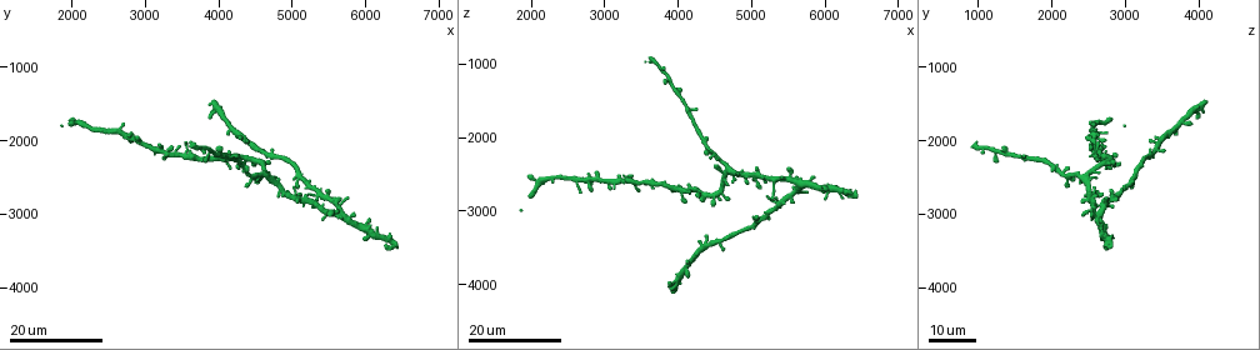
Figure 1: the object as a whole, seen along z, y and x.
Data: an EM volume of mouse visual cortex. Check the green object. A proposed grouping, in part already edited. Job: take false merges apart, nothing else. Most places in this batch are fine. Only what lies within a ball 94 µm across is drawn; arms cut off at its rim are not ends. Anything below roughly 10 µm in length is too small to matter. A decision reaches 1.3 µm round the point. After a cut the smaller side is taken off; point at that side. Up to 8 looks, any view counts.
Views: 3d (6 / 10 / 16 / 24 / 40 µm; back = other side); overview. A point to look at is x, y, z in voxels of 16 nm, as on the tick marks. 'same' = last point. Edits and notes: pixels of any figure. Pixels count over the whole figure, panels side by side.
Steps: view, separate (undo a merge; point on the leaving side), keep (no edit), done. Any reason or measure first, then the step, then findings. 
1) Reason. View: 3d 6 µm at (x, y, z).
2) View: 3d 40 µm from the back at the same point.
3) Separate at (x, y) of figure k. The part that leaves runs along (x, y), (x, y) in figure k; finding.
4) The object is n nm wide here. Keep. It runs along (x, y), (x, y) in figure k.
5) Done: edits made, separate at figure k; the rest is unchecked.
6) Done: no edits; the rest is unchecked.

View: 3d 24 µm at (4700, 2500, 2400).

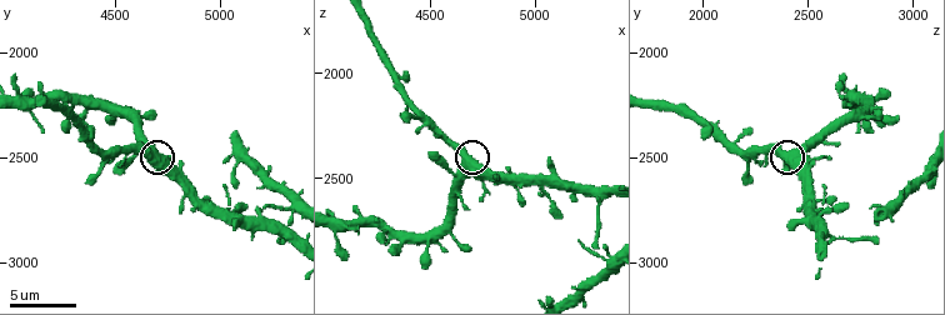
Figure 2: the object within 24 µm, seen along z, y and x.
View: 3d 10 µm at (4660, 2470, 2400).

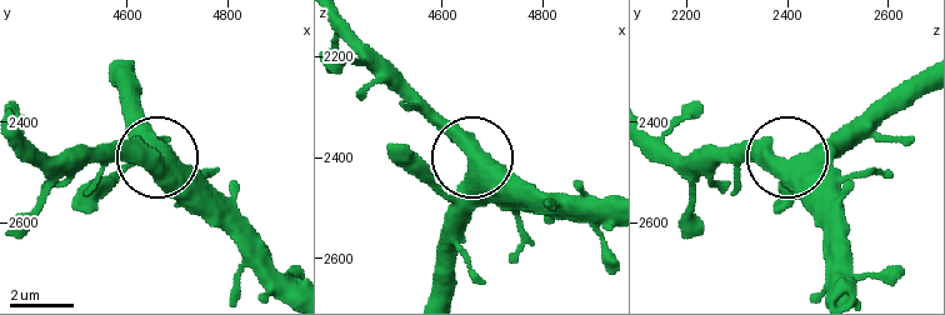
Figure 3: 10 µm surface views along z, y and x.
Keep. It runs along (849, 249), (839, 219), (793, 163), (776, 155), (723, 155) in figure 3; one cell here.

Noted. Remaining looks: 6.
Thin neck. View: 3d 24 µm at (4450, 2100, 3400).

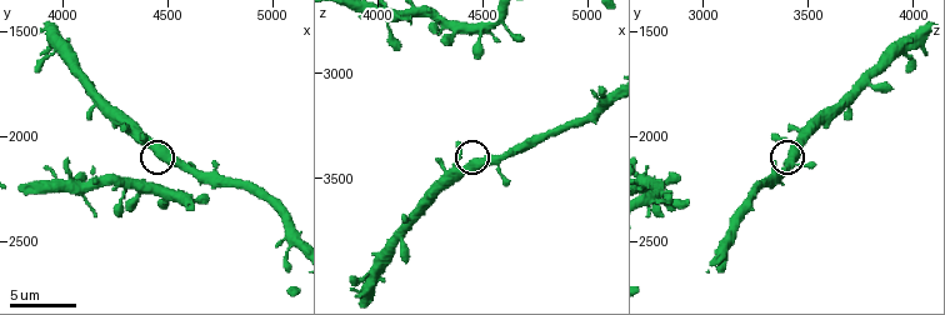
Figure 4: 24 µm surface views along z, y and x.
View: 3d 10 µm at (4490, 2110, 3420).

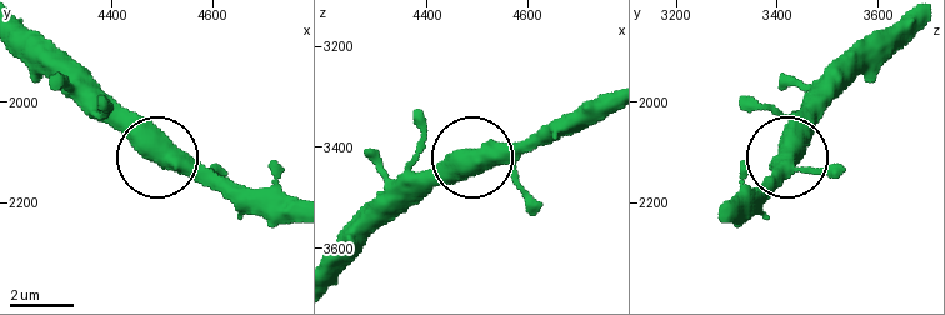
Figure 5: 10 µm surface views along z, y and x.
Keep. It runs along (609, 93), (529, 135), (456, 160), (403, 211) in figure 5; continuous, no second cell.

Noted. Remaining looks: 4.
Narrows sharply. View: 3d 16 µm at (4310, 2340, 1970).

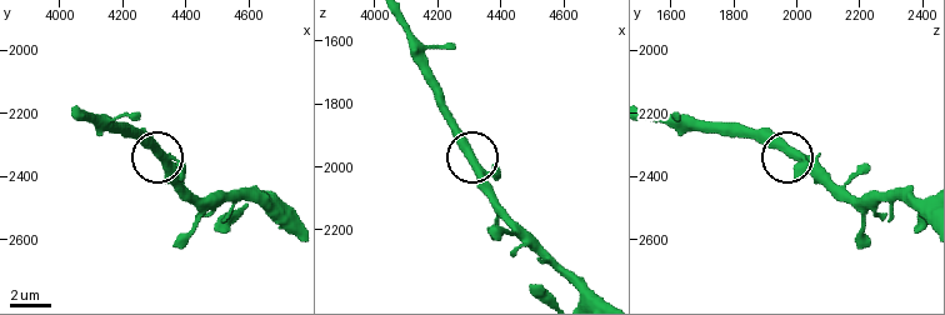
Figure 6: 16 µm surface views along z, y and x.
View: 3d 16 µm from the back at (4310, 2320, 1970).

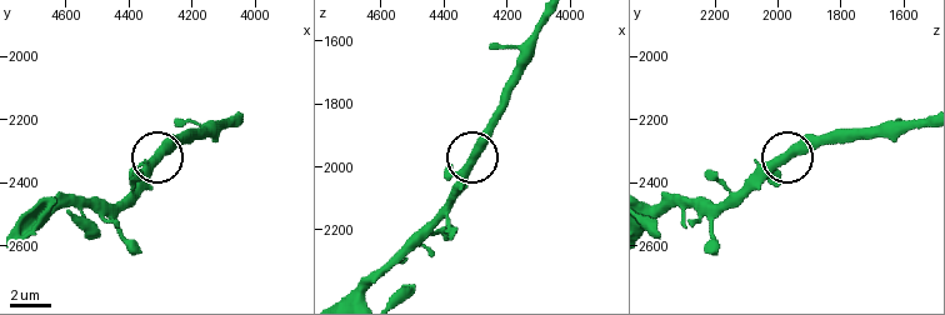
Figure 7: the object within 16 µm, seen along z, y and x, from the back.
Keep. It runs along (25, 240), (65, 206), (120, 198), (179, 134) in figure 7; all the same cell.

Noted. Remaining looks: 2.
View: 3d 6 µm at (4870, 2690, 2480).

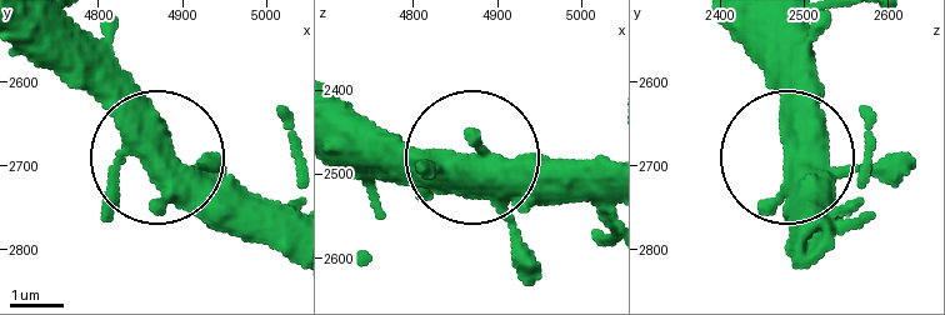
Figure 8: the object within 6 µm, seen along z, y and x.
Keep. It runs along (461, 189), (461, 154), (345, 154) in figure 8; one cell here.

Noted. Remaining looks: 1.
Done: no edits; the rest is unchecked.

